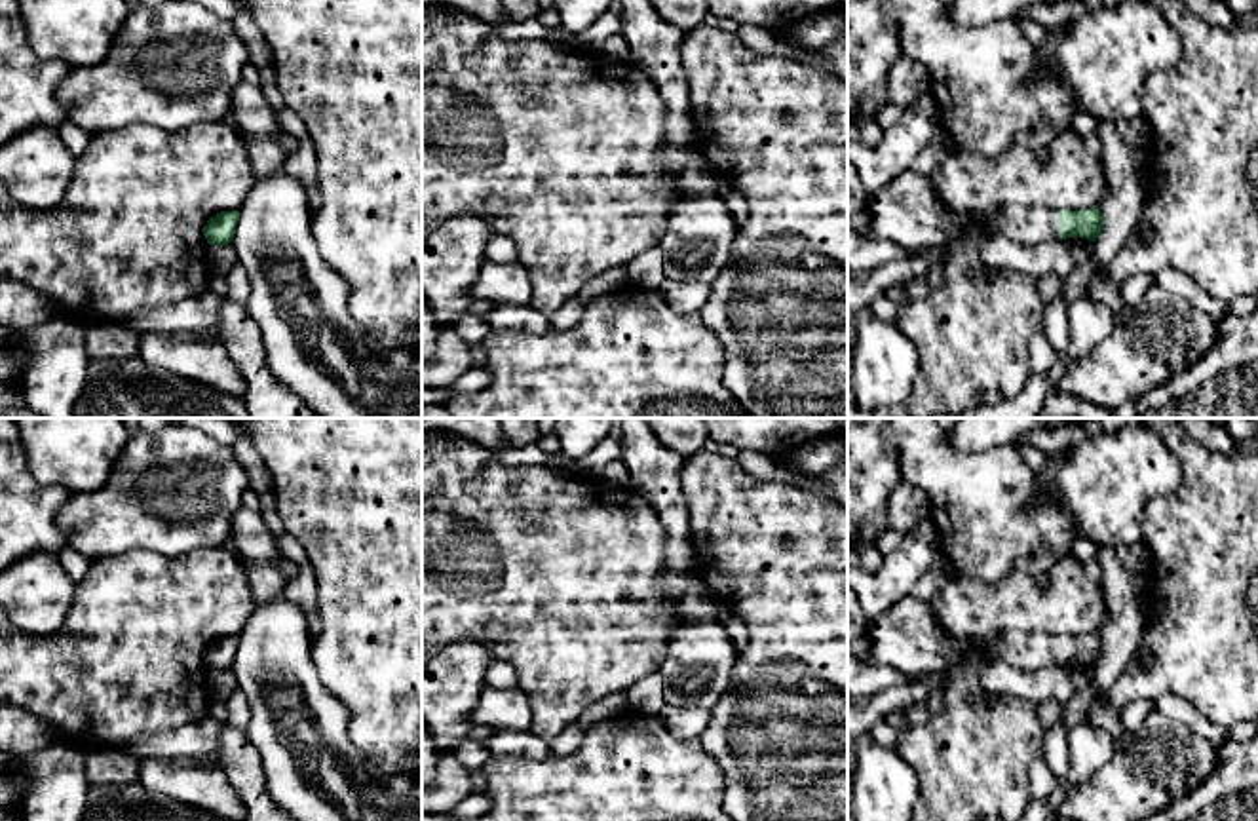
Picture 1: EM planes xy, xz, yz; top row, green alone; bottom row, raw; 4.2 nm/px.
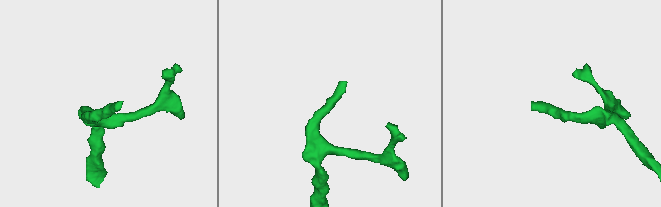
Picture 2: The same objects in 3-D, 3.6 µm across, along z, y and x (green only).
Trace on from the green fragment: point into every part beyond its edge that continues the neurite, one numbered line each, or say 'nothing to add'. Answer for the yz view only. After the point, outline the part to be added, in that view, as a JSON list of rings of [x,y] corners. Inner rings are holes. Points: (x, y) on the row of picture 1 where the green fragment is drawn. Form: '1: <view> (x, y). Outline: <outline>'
1: yz (1027, 225). Outline: [[[1011,203],[994,213],[982,230],[1019,243],[1045,243],[1058,238],[1058,209]]]

